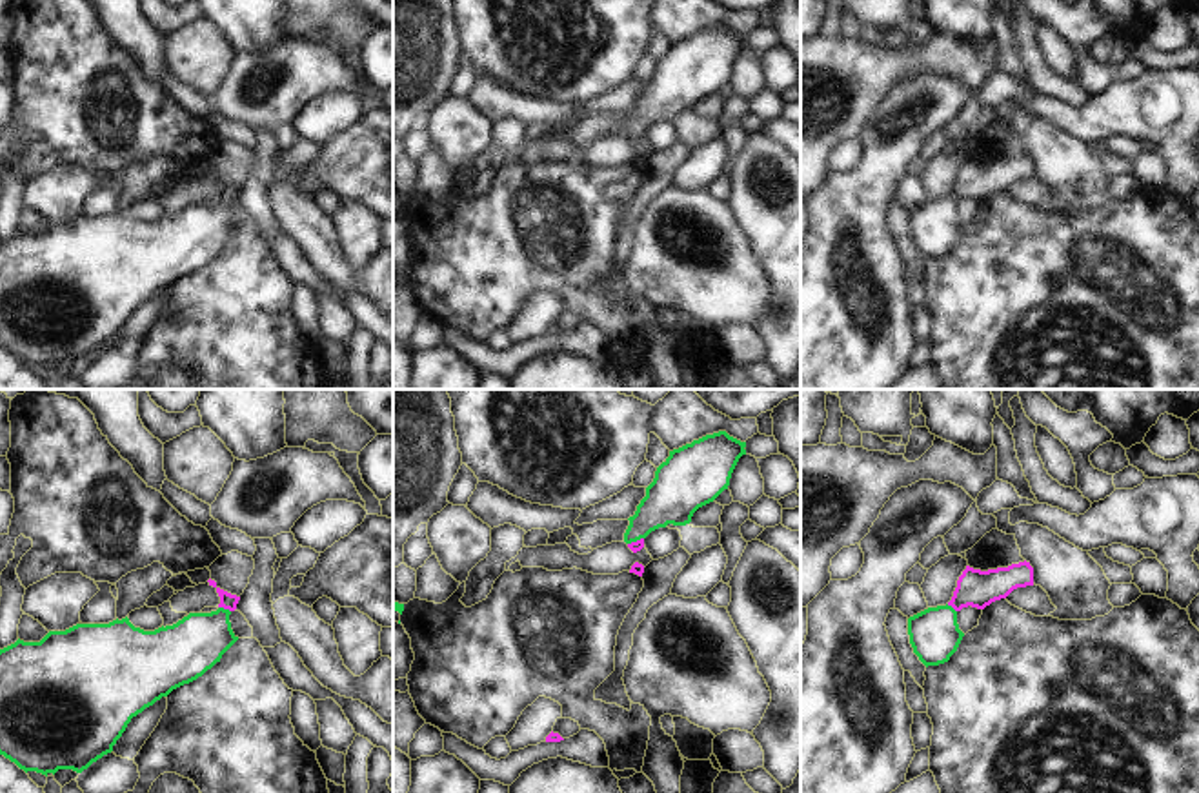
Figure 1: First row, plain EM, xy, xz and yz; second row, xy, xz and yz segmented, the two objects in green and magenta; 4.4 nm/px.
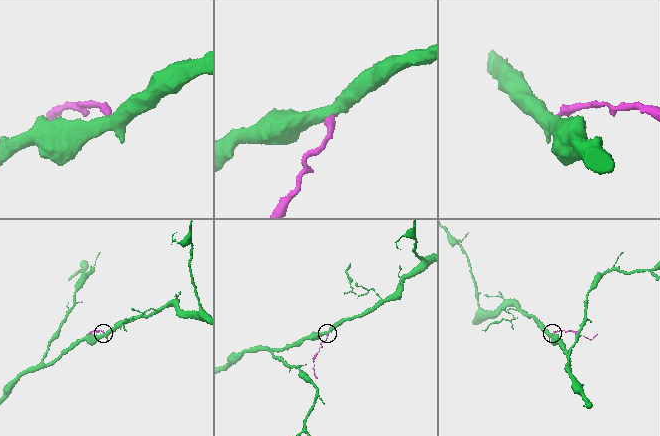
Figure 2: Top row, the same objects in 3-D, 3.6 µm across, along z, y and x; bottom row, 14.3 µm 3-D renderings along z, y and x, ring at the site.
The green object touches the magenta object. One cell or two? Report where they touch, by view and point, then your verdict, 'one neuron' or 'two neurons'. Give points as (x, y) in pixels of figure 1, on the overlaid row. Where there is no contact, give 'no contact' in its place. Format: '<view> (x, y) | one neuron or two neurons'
xy (222, 608) | one neuron

